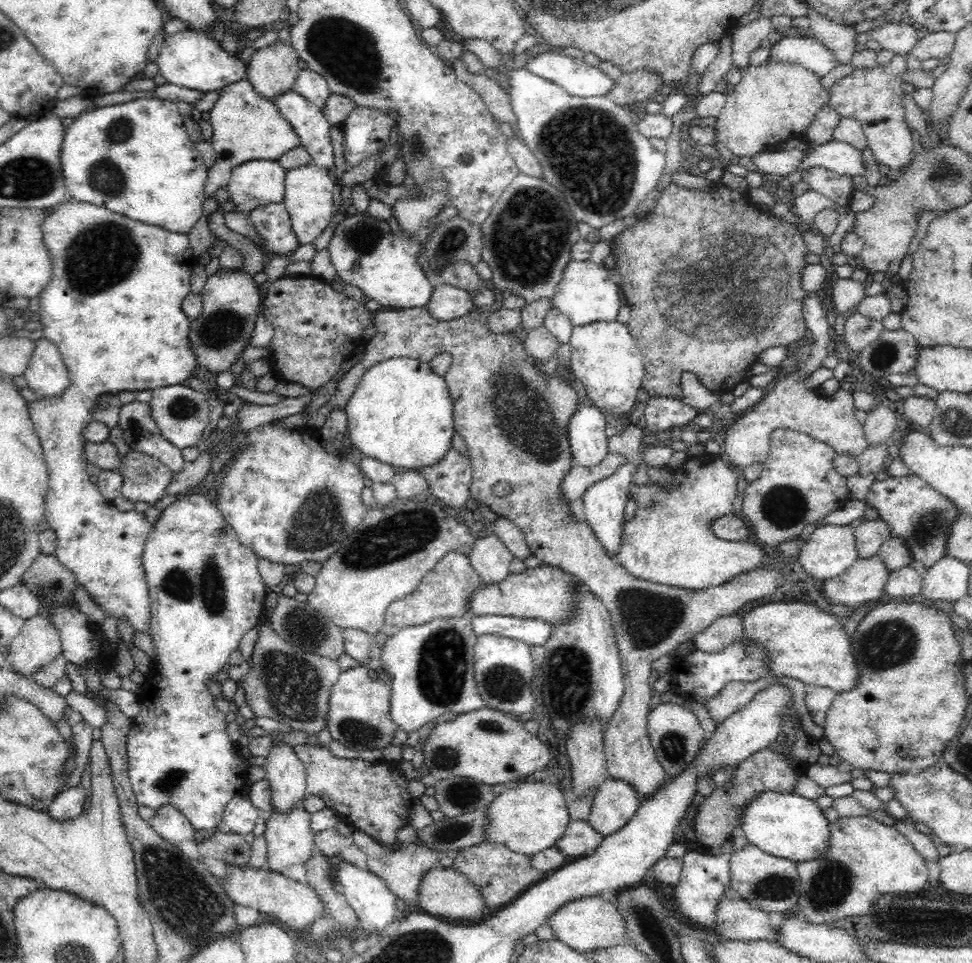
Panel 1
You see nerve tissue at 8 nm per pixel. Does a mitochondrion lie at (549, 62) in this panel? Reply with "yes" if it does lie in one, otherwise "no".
no

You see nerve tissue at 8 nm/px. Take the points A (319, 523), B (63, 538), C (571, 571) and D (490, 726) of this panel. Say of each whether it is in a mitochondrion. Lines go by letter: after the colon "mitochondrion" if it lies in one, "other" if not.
A: mitochondrion
B: other
C: other
D: mitochondrion

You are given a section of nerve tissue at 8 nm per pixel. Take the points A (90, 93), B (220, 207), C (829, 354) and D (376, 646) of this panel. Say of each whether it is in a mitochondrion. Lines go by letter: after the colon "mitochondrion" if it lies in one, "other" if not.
A: other
B: other
C: other
D: other

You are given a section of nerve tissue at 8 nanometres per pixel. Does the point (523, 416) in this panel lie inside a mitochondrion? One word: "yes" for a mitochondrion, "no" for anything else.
yes

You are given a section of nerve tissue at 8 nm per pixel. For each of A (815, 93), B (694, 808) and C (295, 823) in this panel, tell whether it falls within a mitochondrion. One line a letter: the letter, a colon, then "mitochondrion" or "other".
A: other
B: other
C: other

